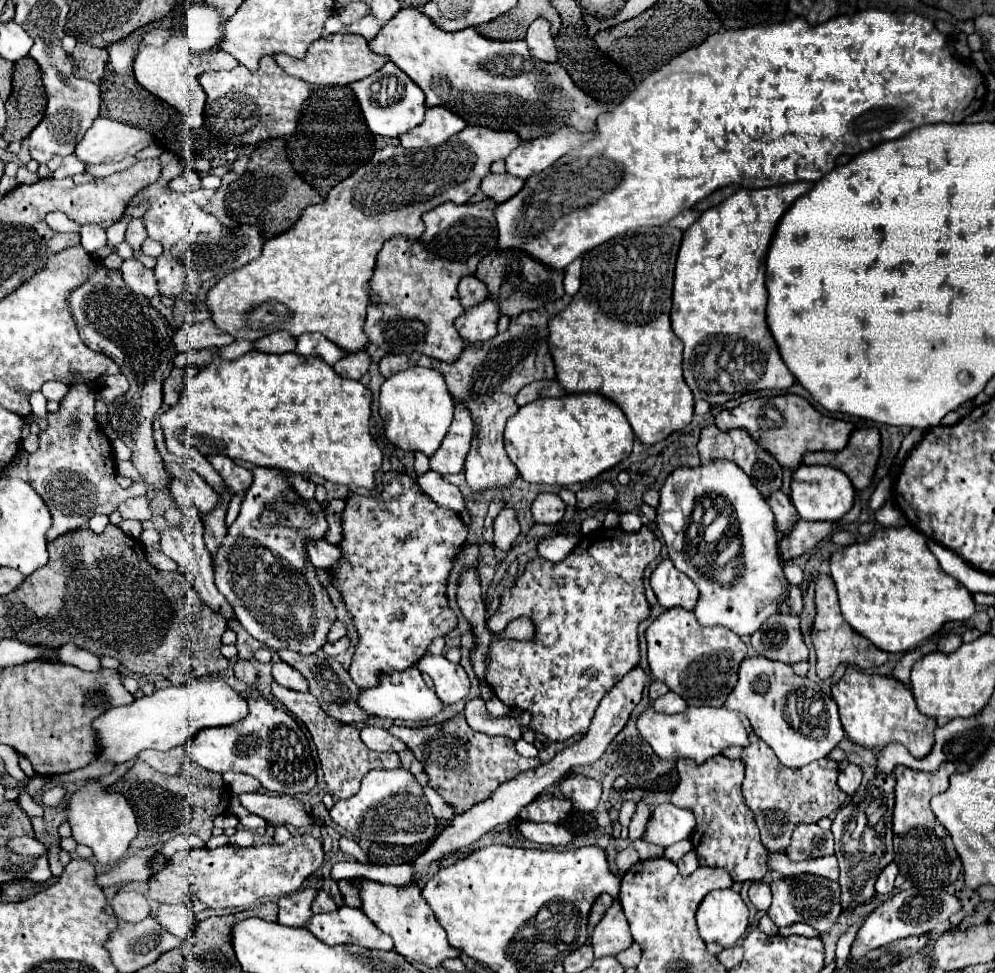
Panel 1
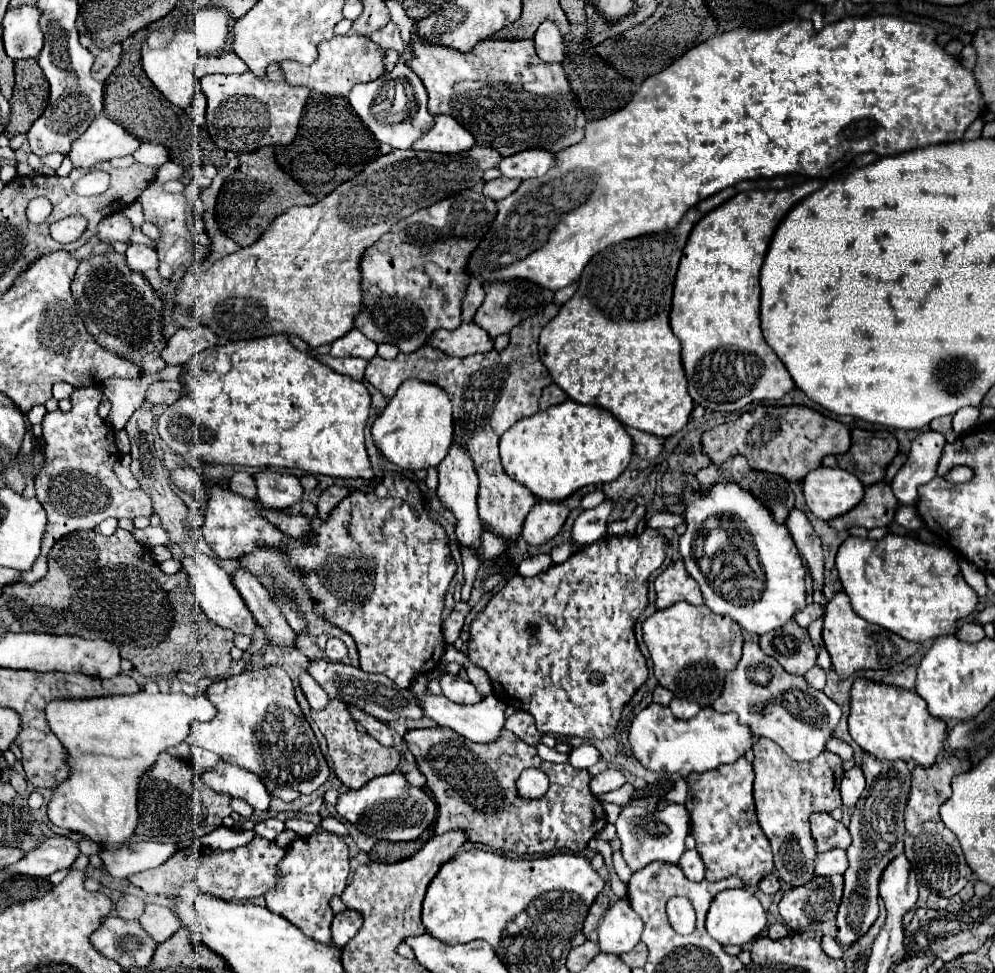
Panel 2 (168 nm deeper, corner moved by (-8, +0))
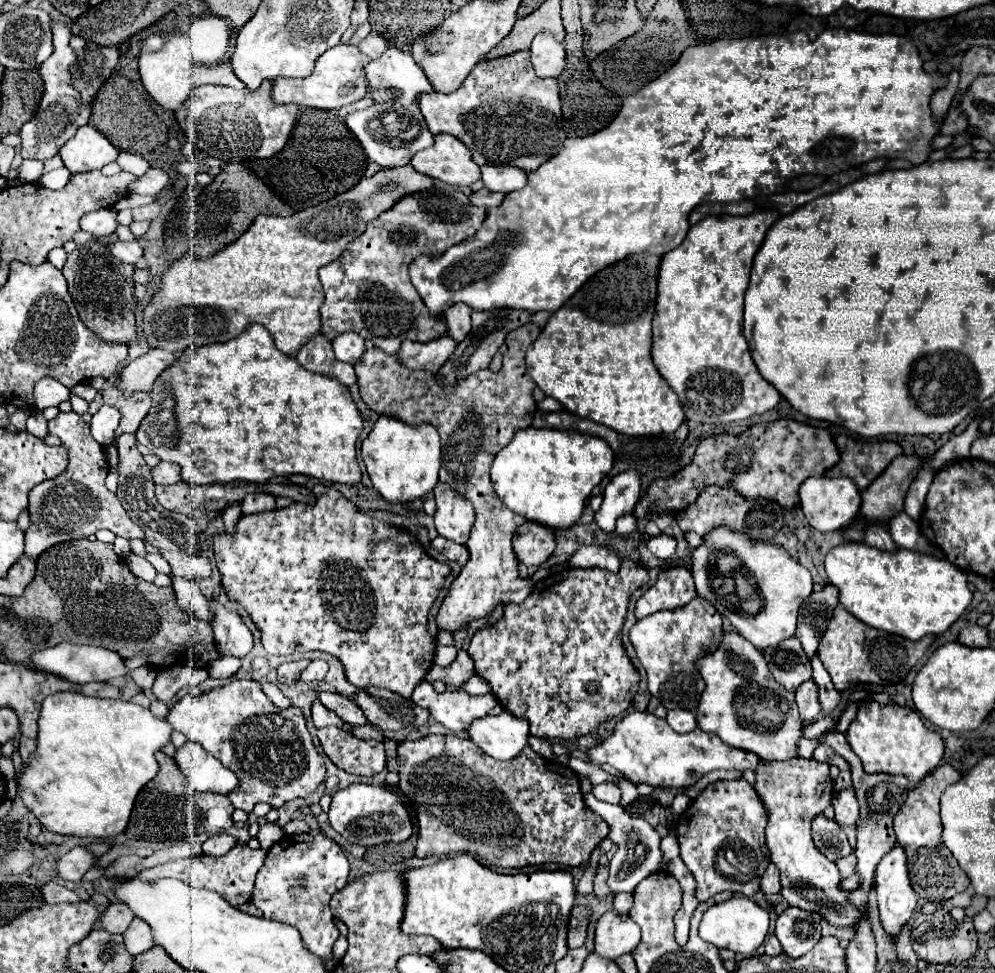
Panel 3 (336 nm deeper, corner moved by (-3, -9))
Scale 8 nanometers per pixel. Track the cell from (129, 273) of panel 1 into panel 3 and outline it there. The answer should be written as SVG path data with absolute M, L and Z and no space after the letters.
M116 241L114 245L110 245L110 251L116 259L120 259L122 263L130 263L130 265L136 265L144 255L142 255L142 247L138 245L138 241Z

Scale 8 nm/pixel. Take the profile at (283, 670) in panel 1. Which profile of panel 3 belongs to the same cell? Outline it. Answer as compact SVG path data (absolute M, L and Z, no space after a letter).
M314 697L314 701L312 701L312 719L314 719L314 725L316 725L316 727L336 725L336 727L340 727L340 729L344 729L344 731L352 731L352 727L348 727L342 719L338 719L336 713L328 711L316 697Z

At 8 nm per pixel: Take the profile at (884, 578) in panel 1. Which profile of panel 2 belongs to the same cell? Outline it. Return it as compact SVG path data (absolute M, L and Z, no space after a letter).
M897 534L879 542L849 536L839 546L835 566L853 610L911 642L955 634L955 624L977 606L977 594L961 574L959 556L945 544L925 544Z

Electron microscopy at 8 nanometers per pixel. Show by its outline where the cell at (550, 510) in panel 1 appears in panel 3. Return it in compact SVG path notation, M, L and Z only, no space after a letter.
M524 521L514 535L514 551L518 561L532 567L542 565L556 549L556 535L548 531L548 527L540 527L540 523Z

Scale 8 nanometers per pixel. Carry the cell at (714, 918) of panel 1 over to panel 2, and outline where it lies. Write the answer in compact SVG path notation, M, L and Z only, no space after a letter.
M741 888L741 890L725 890L719 892L713 902L711 908L707 912L707 932L721 944L747 944L751 940L755 940L767 926L767 916L765 910L761 906L761 902L757 900L757 896L753 896L749 890Z

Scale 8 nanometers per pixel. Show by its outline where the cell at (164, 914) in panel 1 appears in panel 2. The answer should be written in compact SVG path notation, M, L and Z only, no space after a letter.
M147 904L139 922L155 942L165 942L177 932L177 928L181 928L177 916L167 906L159 906L159 904Z

